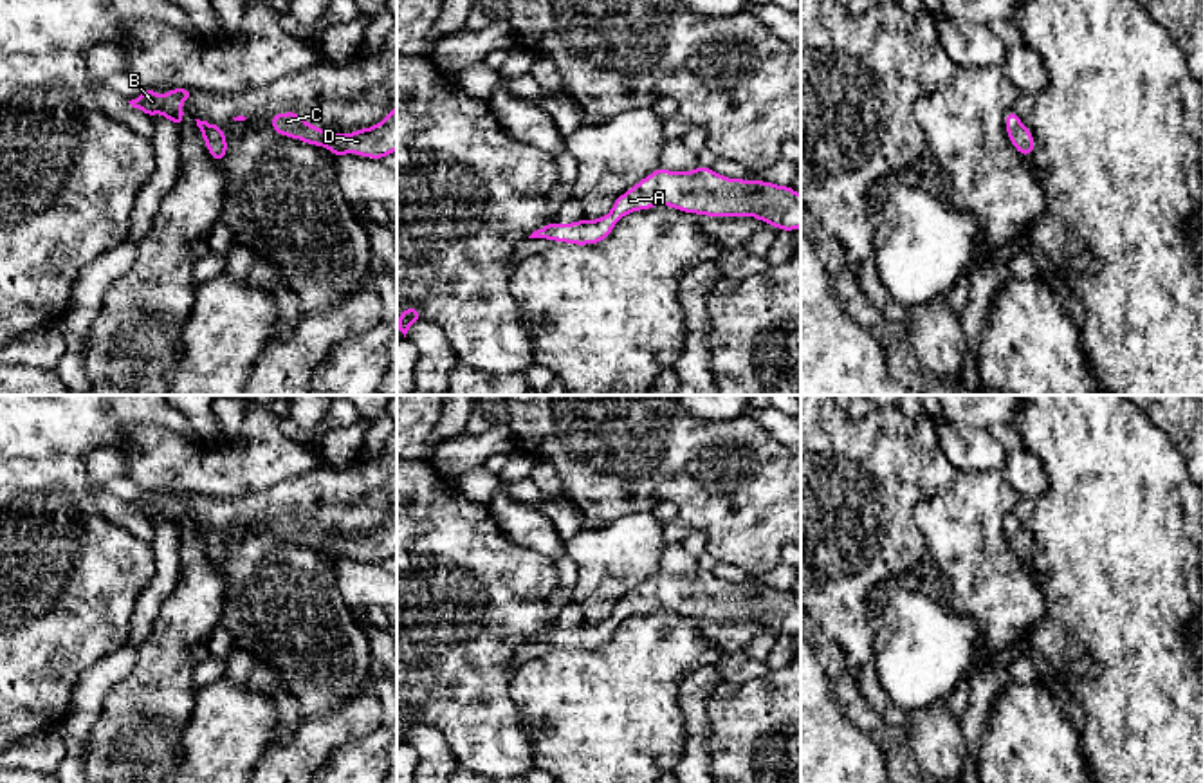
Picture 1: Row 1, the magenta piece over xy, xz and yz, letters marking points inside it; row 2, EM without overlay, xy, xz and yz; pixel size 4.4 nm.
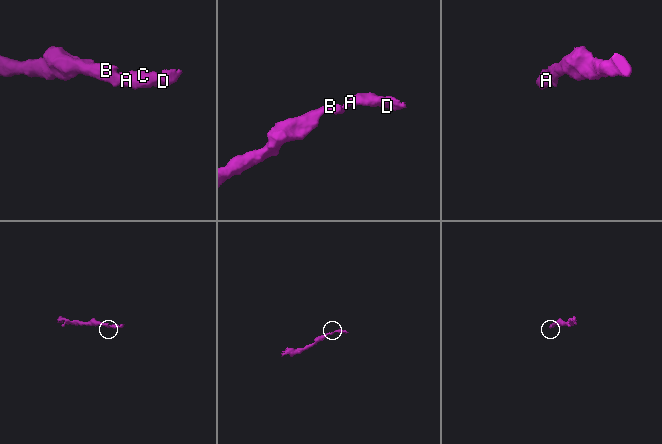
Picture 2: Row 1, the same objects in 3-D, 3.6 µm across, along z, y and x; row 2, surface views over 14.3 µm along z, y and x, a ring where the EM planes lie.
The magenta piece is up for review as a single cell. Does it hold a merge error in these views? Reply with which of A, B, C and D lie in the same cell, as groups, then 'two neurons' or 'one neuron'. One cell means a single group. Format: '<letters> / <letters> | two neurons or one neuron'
A B C D | one neuron

